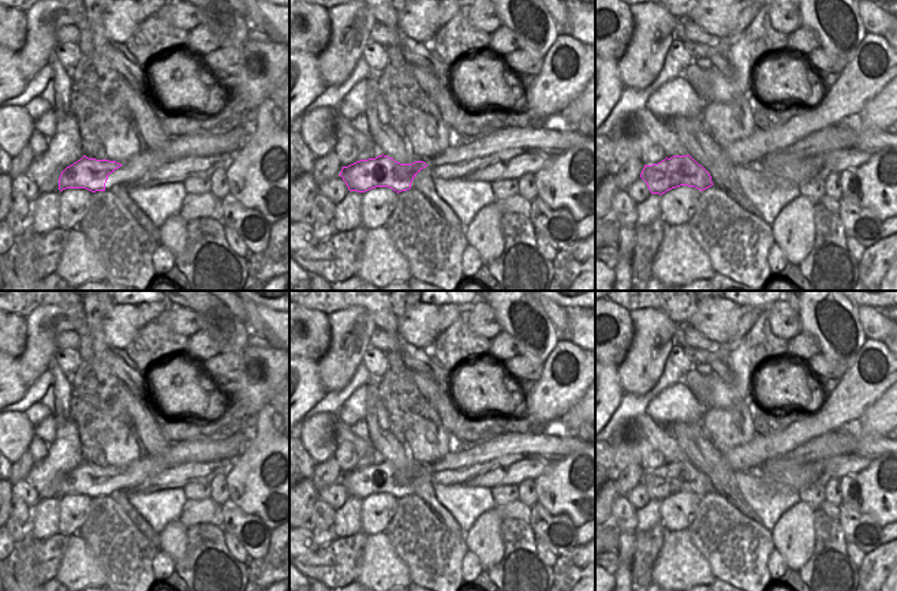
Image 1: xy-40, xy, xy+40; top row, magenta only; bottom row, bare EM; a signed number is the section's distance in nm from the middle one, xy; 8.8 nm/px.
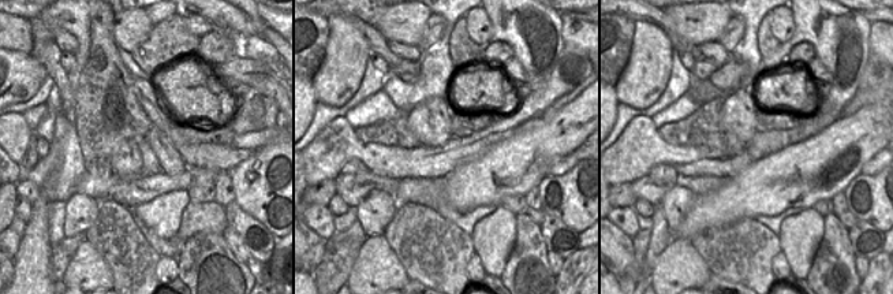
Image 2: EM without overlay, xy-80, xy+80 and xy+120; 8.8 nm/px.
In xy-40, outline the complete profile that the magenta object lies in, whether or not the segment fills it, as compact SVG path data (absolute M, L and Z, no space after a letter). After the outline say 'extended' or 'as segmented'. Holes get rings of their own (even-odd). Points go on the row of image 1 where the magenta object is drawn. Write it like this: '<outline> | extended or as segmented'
M235 127L224 134L191 134L188 136L171 138L169 145L162 150L142 152L119 162L83 156L61 172L59 190L86 188L91 192L111 191L113 186L135 183L167 160L195 156L201 147L228 145L243 149L253 134L253 127Z | extended

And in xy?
M565 126L507 127L486 132L475 142L463 143L456 153L445 153L437 158L419 158L412 164L400 164L382 154L343 167L339 176L343 177L350 191L366 192L375 187L389 187L399 194L415 188L418 172L426 172L433 179L461 179L467 173L464 167L467 162L497 154L507 147L534 145L541 149L541 153L557 156L588 139L575 128Z | extended

